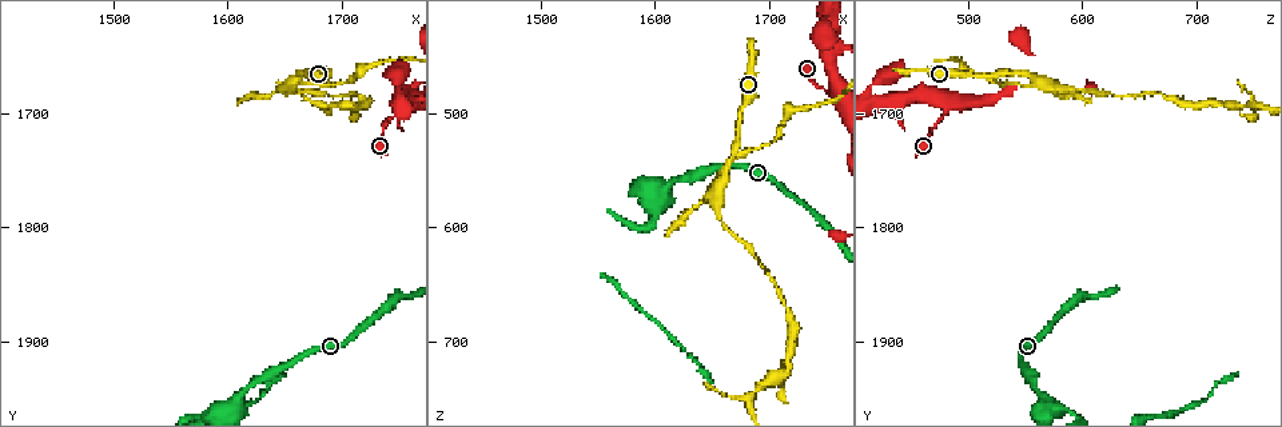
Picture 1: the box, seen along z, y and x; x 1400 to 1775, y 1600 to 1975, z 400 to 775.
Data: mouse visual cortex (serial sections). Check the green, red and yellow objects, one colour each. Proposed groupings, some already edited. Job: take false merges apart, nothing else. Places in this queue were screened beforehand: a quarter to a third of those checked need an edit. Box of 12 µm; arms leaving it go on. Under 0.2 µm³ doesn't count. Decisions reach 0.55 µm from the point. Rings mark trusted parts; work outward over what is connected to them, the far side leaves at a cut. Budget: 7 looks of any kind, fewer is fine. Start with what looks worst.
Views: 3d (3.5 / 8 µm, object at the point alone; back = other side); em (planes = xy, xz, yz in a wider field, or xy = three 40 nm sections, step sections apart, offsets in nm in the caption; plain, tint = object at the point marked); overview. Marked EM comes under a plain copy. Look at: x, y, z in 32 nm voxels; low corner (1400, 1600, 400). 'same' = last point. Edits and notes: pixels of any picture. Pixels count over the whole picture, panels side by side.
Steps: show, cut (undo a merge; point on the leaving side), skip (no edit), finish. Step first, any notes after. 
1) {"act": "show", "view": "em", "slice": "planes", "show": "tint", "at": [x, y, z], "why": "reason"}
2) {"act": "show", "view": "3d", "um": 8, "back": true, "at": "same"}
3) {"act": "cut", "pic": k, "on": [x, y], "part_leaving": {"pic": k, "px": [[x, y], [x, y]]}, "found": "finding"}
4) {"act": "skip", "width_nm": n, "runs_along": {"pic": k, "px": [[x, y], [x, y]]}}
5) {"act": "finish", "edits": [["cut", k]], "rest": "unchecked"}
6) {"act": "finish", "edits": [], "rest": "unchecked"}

{"act": "show", "view": "3d", "um": 8, "back": true, "at": [1662, 1672, 558]}

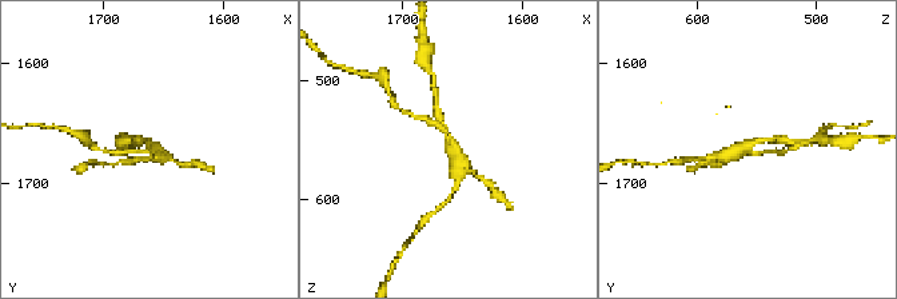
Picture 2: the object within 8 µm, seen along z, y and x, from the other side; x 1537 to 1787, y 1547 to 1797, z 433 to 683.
{"act": "show", "view": "em", "slice": "planes", "show": "tint", "at": [1660, 1668, 558], "why": "shape alone is not enough"}

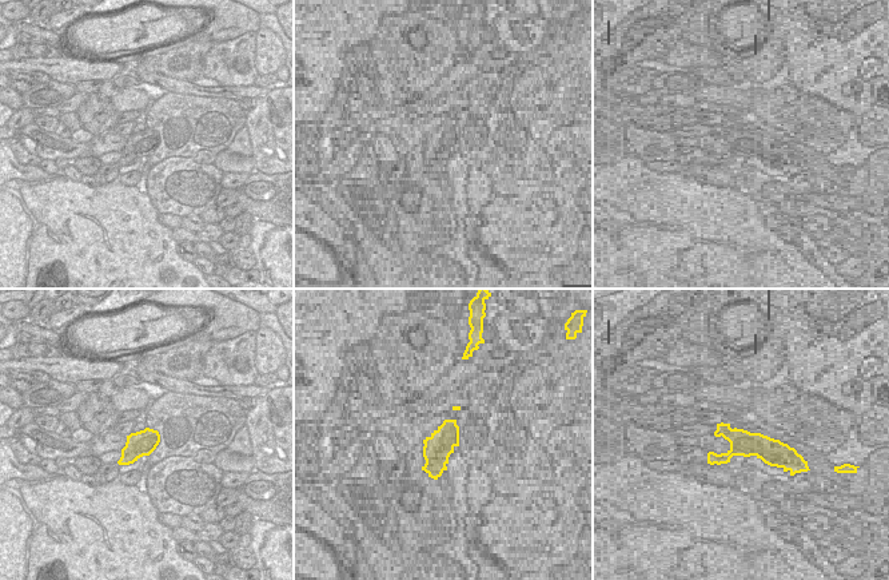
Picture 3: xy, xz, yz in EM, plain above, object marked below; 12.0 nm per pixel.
{"act": "cut", "pic": 2, "on": [489, 183], "found": "a second cell is stuck on"}

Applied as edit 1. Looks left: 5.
{"act": "show", "view": "overview", "why": "see it whole again"}

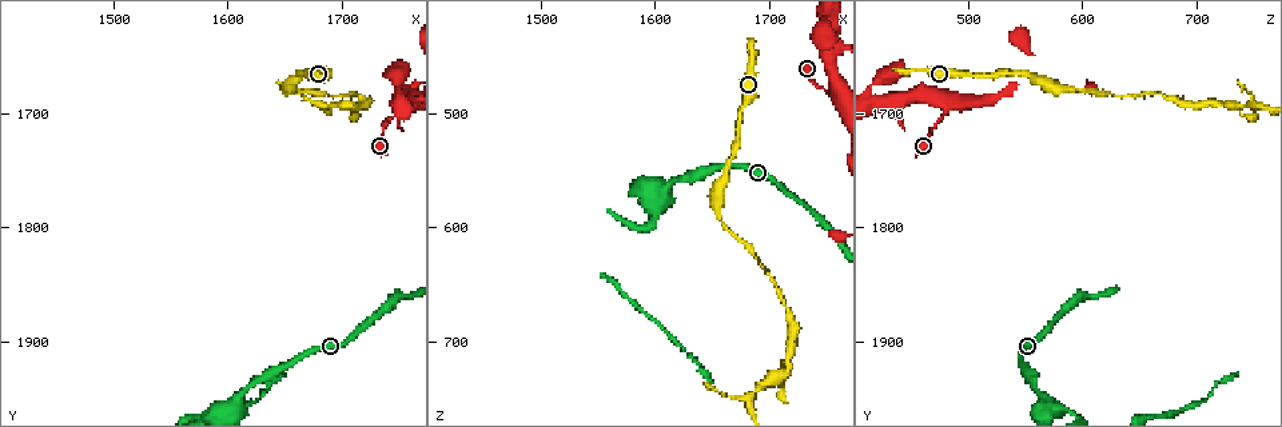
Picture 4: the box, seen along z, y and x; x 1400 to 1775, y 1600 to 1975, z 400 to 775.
{"act": "show", "view": "3d", "um": 8, "at": [1684, 1692, 748], "why": "abrupt turn"}

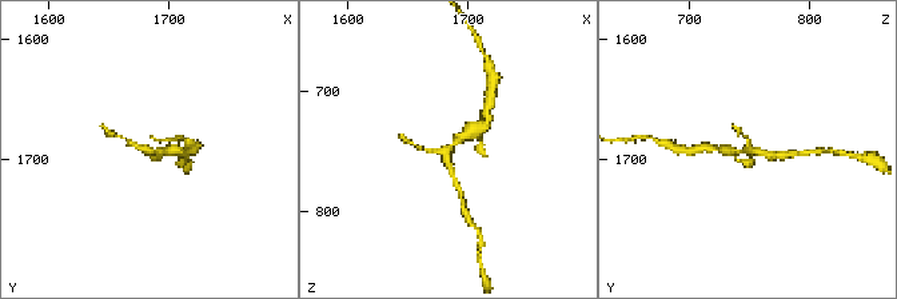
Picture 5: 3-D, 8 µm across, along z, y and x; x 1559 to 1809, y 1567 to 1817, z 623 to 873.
{"act": "show", "view": "em", "slice": "xy", "step": 3, "show": "tint", "at": [1682, 1694, 748]}

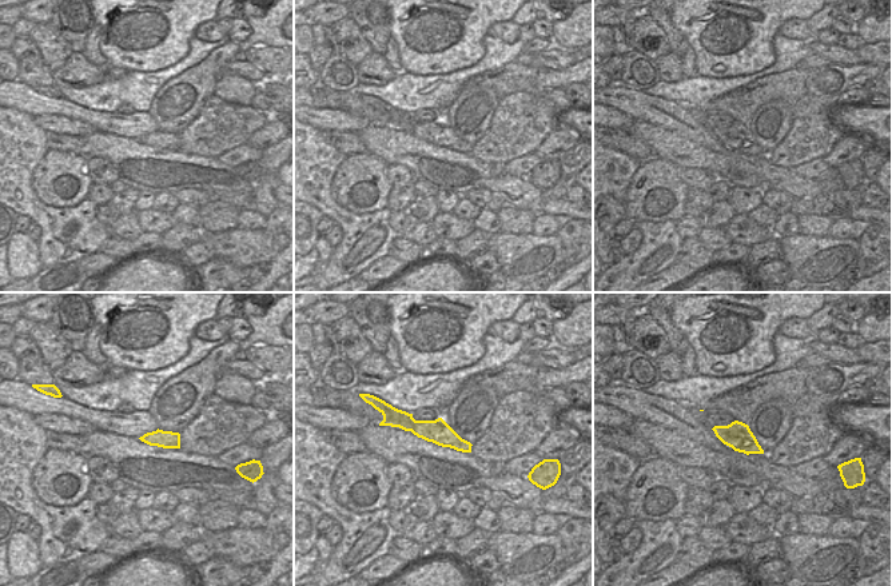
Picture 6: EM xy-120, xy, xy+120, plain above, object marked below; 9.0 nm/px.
{"act": "skip", "found": "all the same cell"}

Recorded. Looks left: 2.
{"act": "finish", "edits": [["cut", 2]], "rest": "unchecked"}

